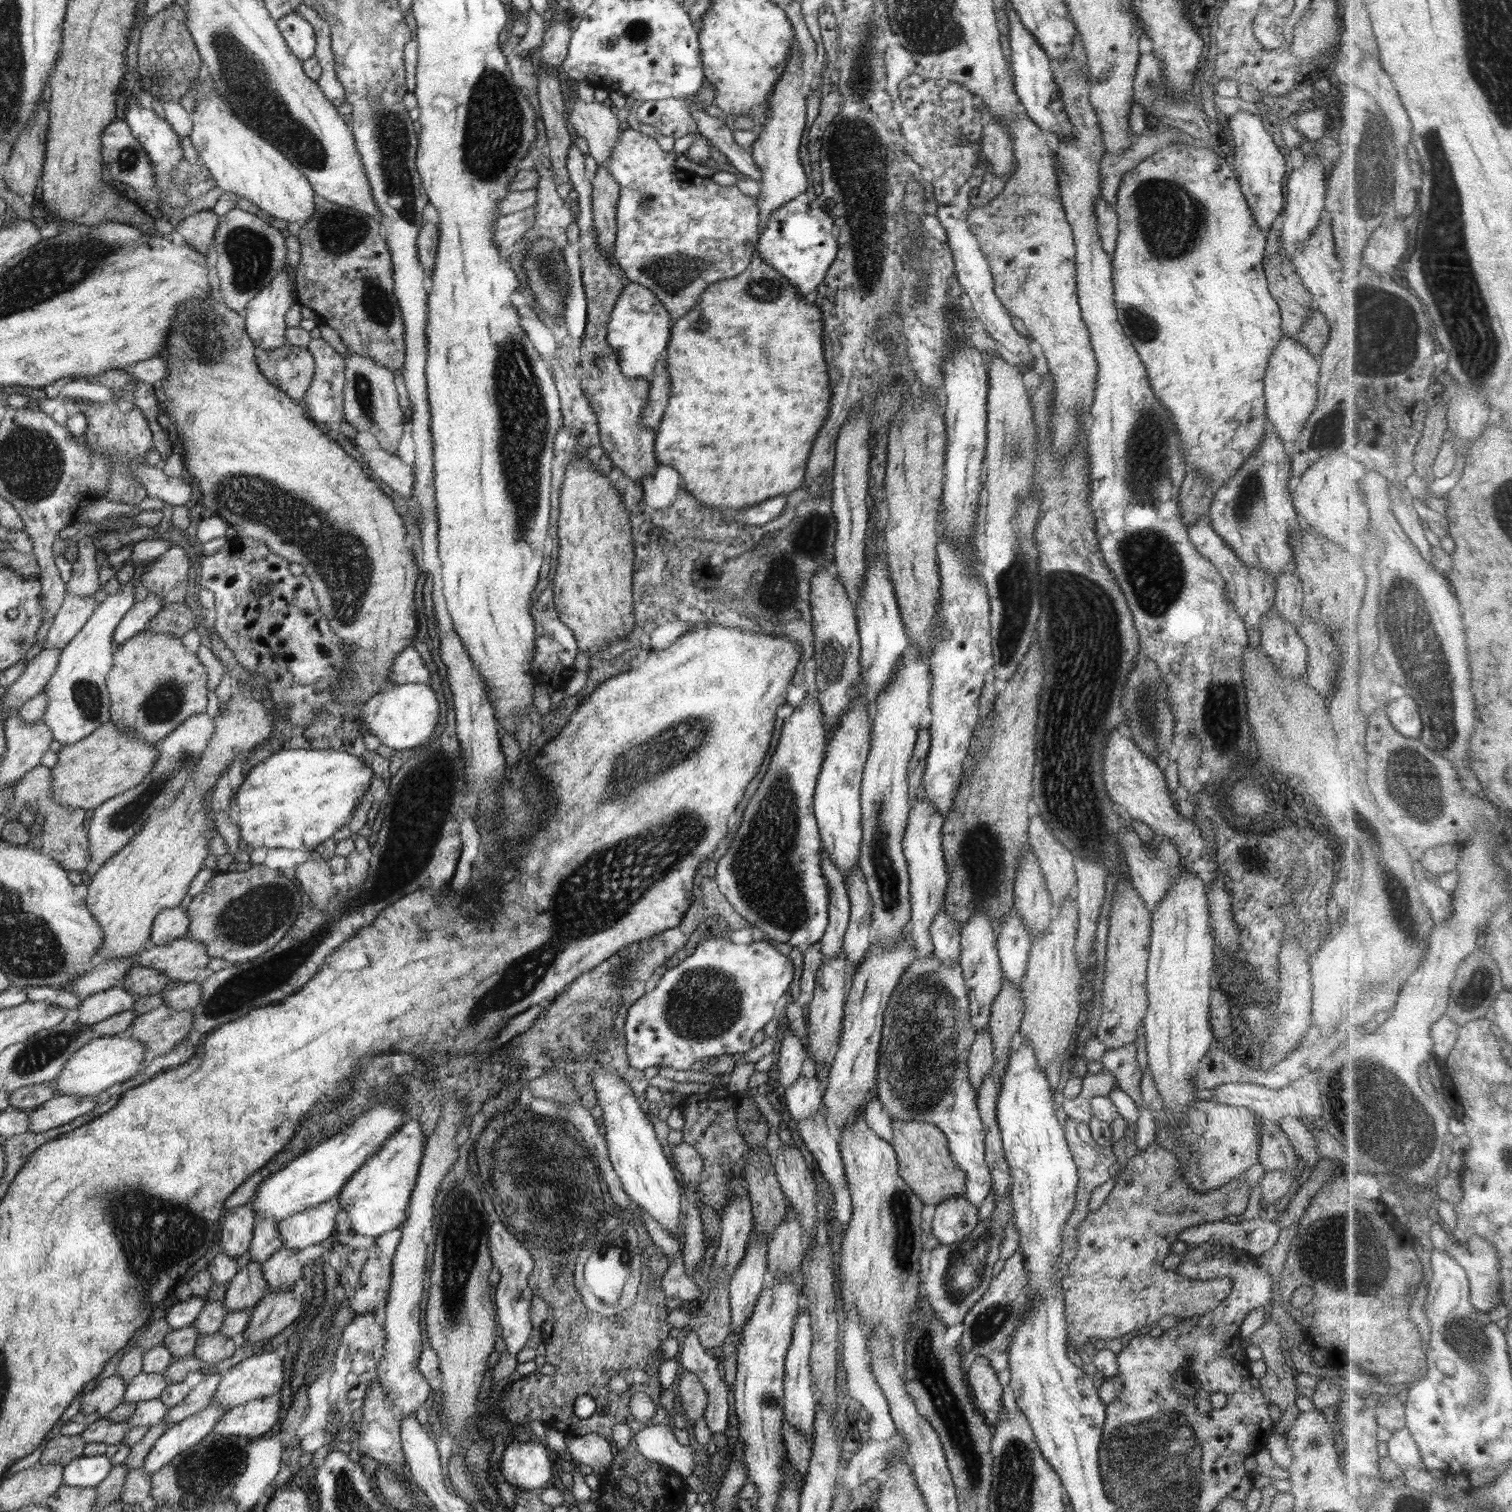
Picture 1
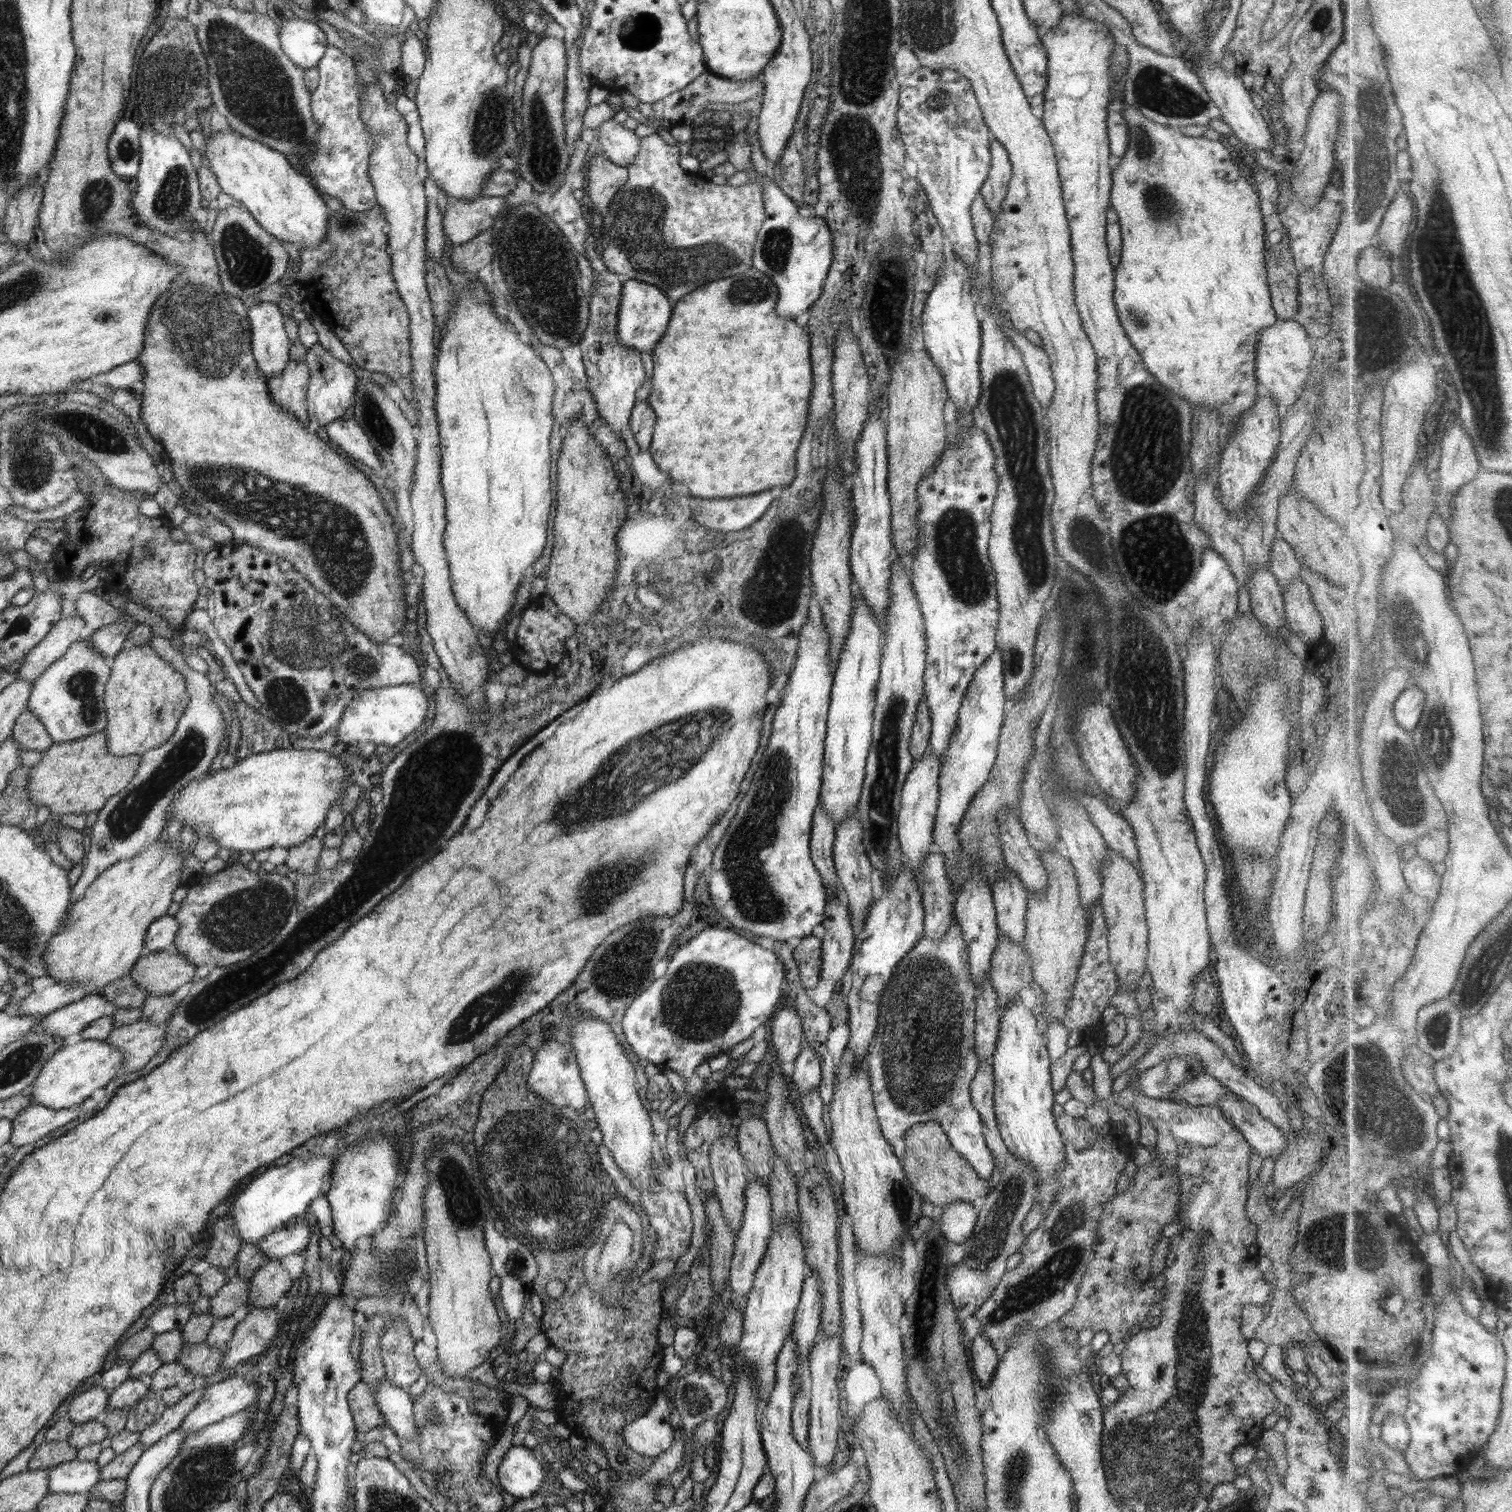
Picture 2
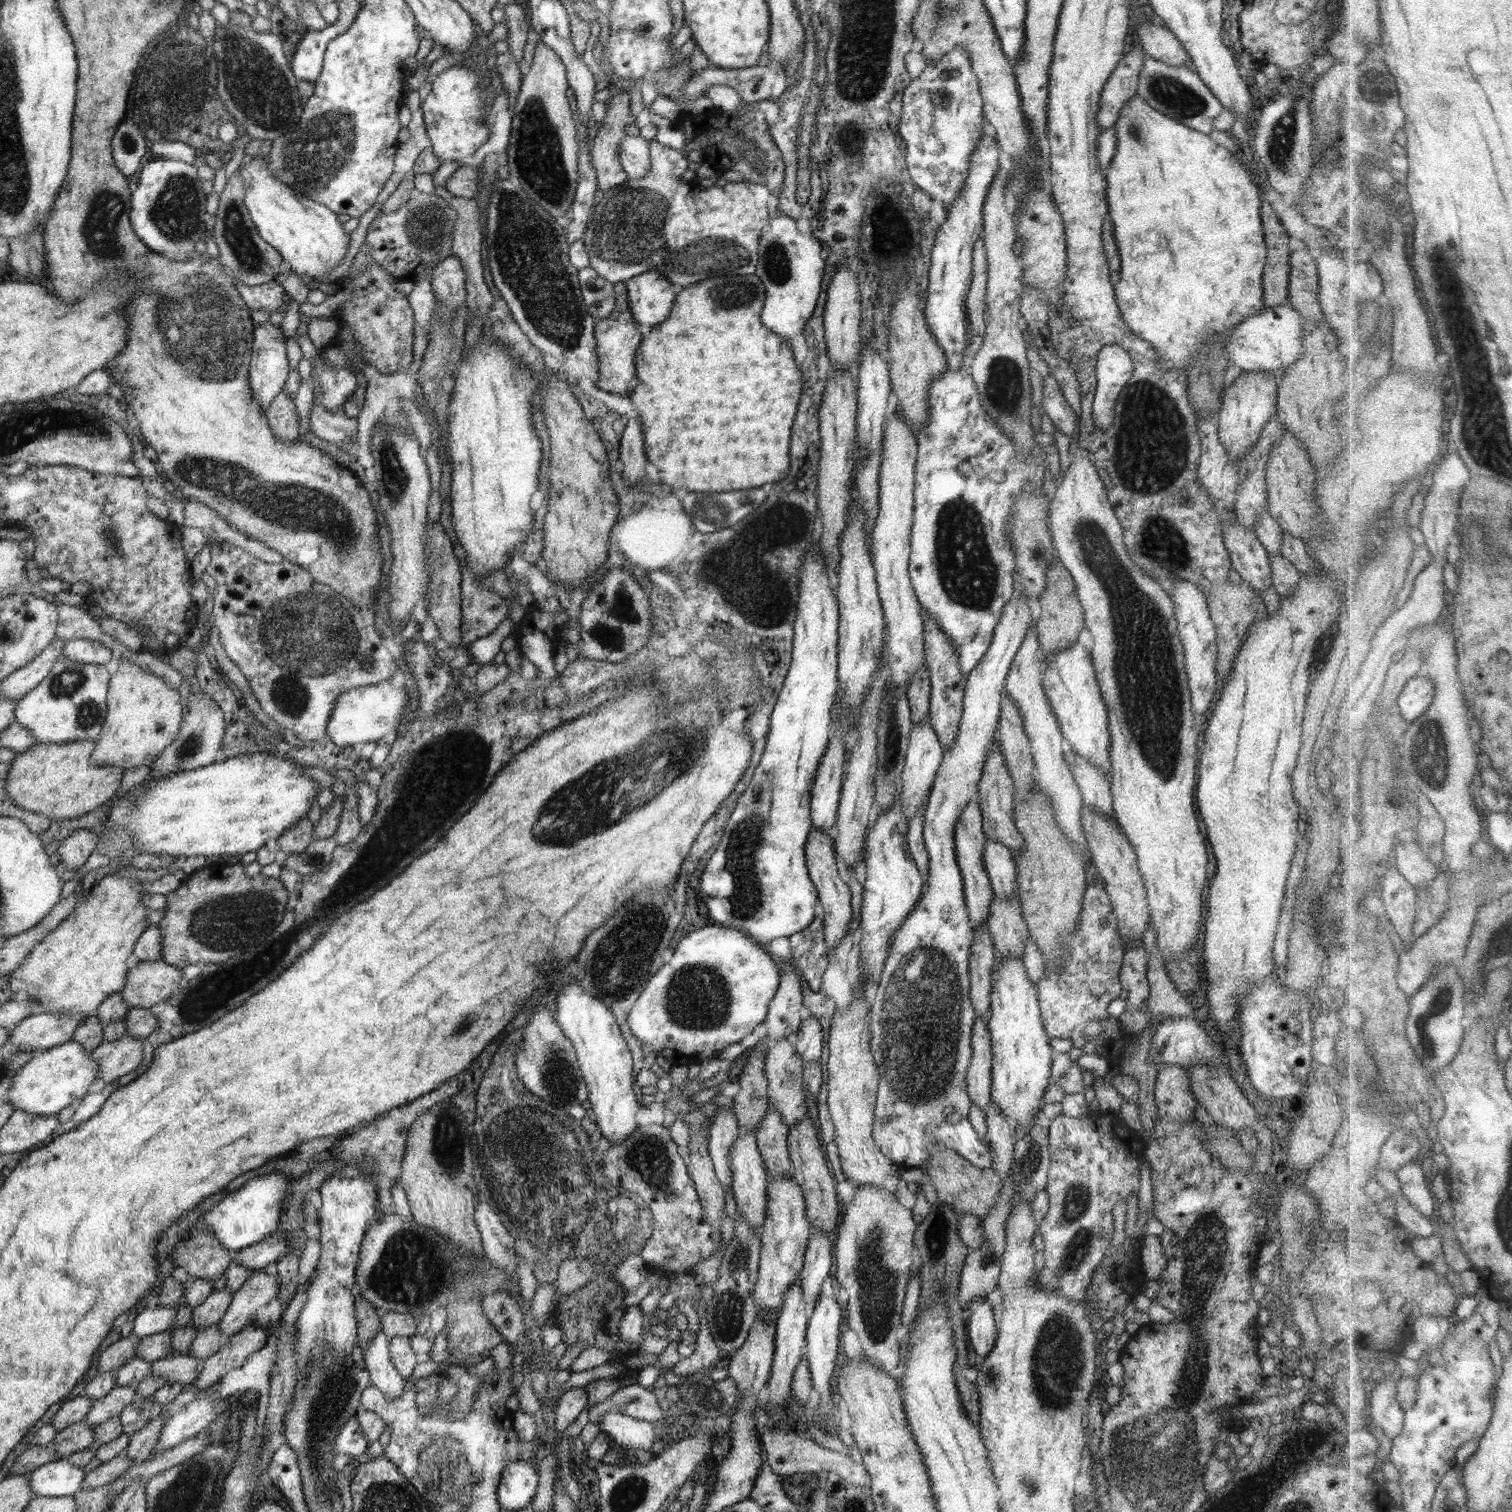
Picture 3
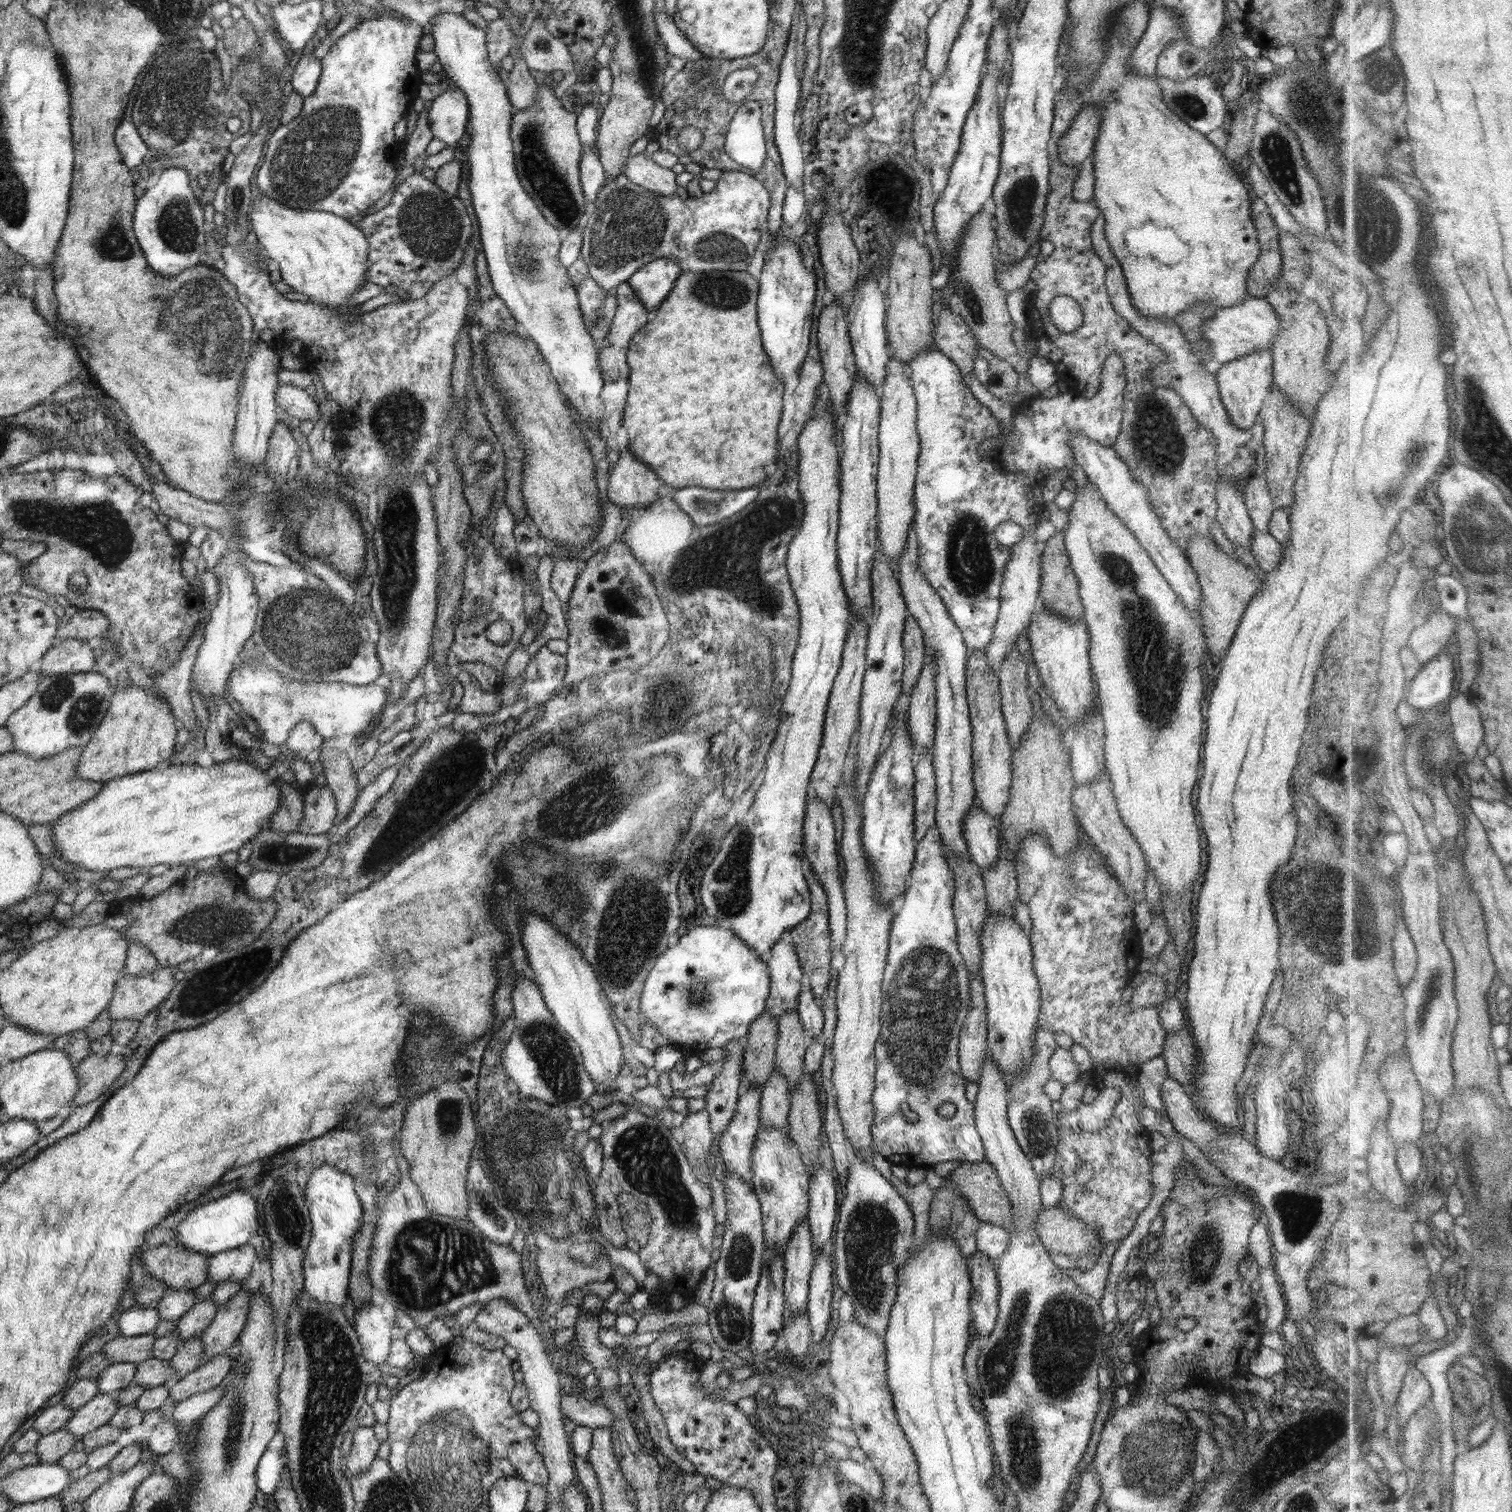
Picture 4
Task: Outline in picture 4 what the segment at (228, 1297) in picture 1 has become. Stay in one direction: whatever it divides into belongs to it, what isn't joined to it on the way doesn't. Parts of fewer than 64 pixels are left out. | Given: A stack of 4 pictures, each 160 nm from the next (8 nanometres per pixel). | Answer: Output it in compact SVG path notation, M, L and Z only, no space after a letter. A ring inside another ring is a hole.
M210 1297L198 1300L184 1317L175 1321L174 1331L177 1331L179 1340L184 1341L193 1337L201 1337L206 1328L210 1326L218 1309L219 1307Z

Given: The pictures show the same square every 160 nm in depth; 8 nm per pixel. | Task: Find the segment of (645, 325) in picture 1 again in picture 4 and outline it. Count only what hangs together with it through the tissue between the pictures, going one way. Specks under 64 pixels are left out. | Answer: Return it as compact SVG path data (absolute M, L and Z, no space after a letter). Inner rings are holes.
M668 257L657 258L641 266L627 283L652 315L655 308L670 294L681 271L676 261Z

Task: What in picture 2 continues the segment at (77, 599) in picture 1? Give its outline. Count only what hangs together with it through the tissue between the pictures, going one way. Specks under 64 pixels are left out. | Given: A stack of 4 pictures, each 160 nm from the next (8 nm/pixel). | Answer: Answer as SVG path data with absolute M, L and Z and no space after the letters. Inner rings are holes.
M79 613L63 617L49 632L40 645L26 656L25 662L17 670L17 679L35 681L56 659L62 658L74 642L80 640L85 620Z

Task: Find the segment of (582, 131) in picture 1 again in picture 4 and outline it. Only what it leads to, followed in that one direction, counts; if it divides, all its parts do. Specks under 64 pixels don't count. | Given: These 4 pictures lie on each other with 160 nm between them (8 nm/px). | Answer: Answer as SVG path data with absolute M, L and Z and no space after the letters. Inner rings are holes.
M644 150L634 156L630 155L622 172L622 176L626 176L635 185L662 196L676 194L676 175L672 169L658 166Z

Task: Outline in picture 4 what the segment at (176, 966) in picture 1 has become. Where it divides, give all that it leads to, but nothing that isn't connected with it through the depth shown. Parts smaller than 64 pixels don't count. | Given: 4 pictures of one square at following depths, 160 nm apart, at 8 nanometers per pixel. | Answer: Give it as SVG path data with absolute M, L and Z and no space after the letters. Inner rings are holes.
M160 966L154 972L148 975L139 975L136 977L126 976L117 982L116 992L109 1002L107 1013L110 1014L110 1020L130 1020L141 1021L148 1013L157 1008L165 1001L165 998L173 993L177 982L174 978L177 970Z

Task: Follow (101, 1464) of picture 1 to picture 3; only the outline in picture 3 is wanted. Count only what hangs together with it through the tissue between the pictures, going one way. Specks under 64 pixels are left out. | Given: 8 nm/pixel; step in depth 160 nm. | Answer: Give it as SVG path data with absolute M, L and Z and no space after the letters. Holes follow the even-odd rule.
M60 1459L48 1462L26 1476L38 1497L72 1497L80 1492L86 1473L84 1468L73 1466L67 1459Z

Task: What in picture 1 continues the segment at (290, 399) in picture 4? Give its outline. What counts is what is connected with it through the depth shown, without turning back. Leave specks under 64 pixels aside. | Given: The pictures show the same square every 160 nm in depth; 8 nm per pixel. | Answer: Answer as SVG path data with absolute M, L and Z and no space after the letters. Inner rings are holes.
M355 443L356 450L362 455L362 458L368 463L368 469L376 475L380 481L385 484L402 498L410 499L414 492L414 468L407 466L396 455L383 449L372 448L366 450Z

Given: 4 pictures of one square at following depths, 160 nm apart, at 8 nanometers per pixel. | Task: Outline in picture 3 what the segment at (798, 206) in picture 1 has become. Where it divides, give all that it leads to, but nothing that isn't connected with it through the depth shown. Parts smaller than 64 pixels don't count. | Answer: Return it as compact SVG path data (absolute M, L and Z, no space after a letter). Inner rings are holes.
M779 211L769 218L768 227L761 234L755 274L762 281L766 296L760 318L766 328L786 342L792 342L804 330L818 304L826 270L822 249L822 243L814 235L800 234L796 221Z

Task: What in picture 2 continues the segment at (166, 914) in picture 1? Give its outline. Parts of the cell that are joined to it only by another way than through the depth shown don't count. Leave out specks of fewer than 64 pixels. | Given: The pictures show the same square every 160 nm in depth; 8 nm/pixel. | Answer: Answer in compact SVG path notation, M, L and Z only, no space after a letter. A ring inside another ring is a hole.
M166 915L155 921L149 927L145 949L149 953L168 952L174 953L176 949L177 934L181 930L181 924L175 917Z

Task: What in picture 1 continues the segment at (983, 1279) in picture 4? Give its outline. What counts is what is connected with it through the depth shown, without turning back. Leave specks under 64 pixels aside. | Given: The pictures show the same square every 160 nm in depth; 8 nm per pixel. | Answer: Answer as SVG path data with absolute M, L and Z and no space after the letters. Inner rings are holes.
M986 1357L973 1358L969 1368L965 1370L967 1385L974 1394L974 1406L985 1417L985 1411L997 1412L997 1418L1004 1410L1001 1398L1003 1389L997 1372L989 1365Z

